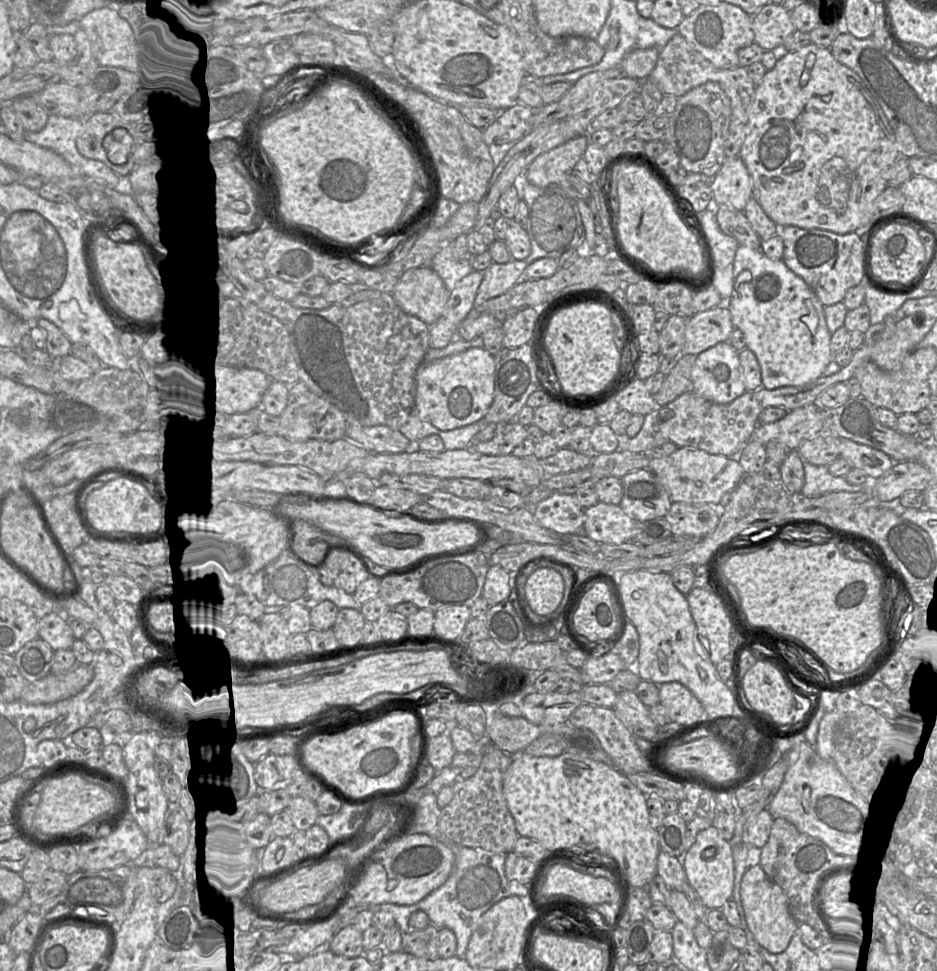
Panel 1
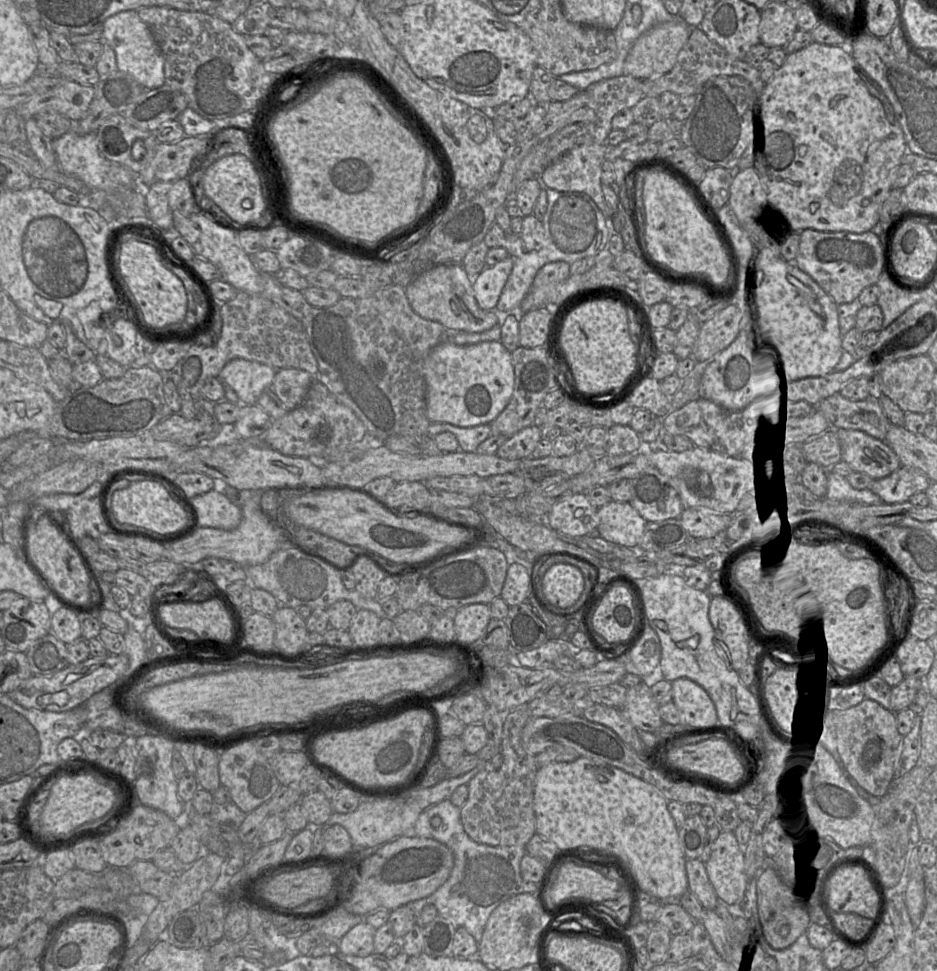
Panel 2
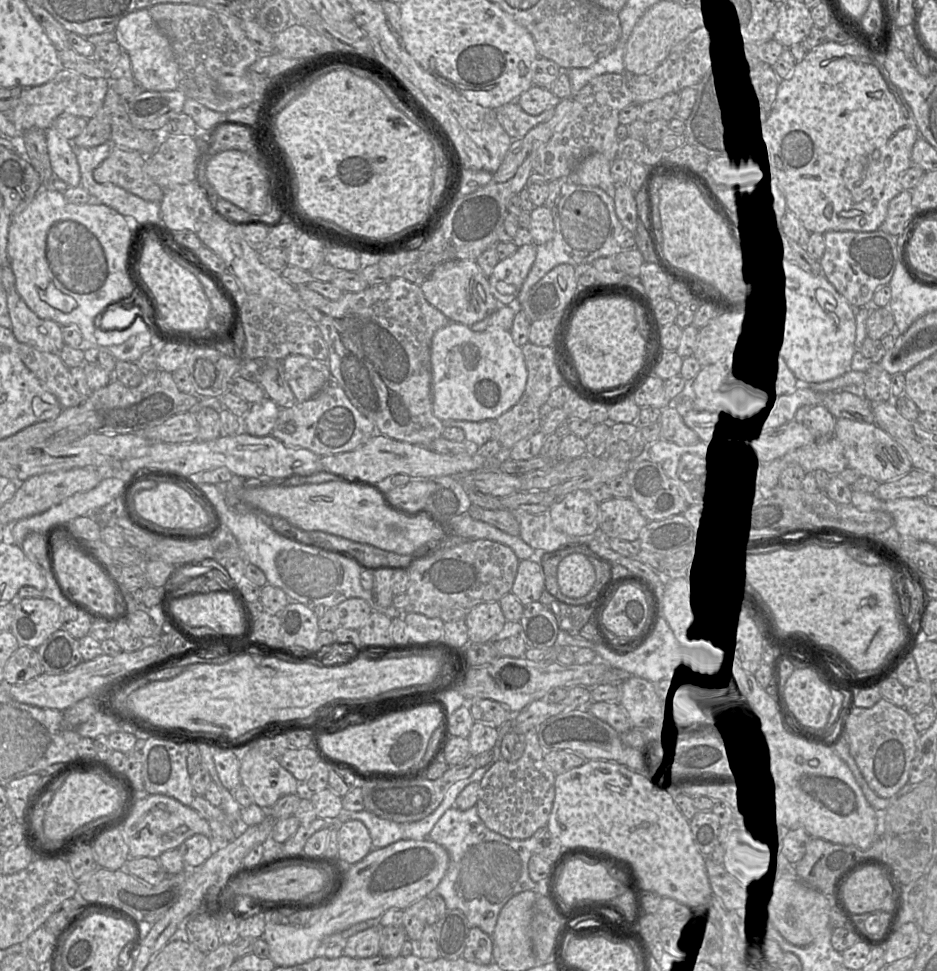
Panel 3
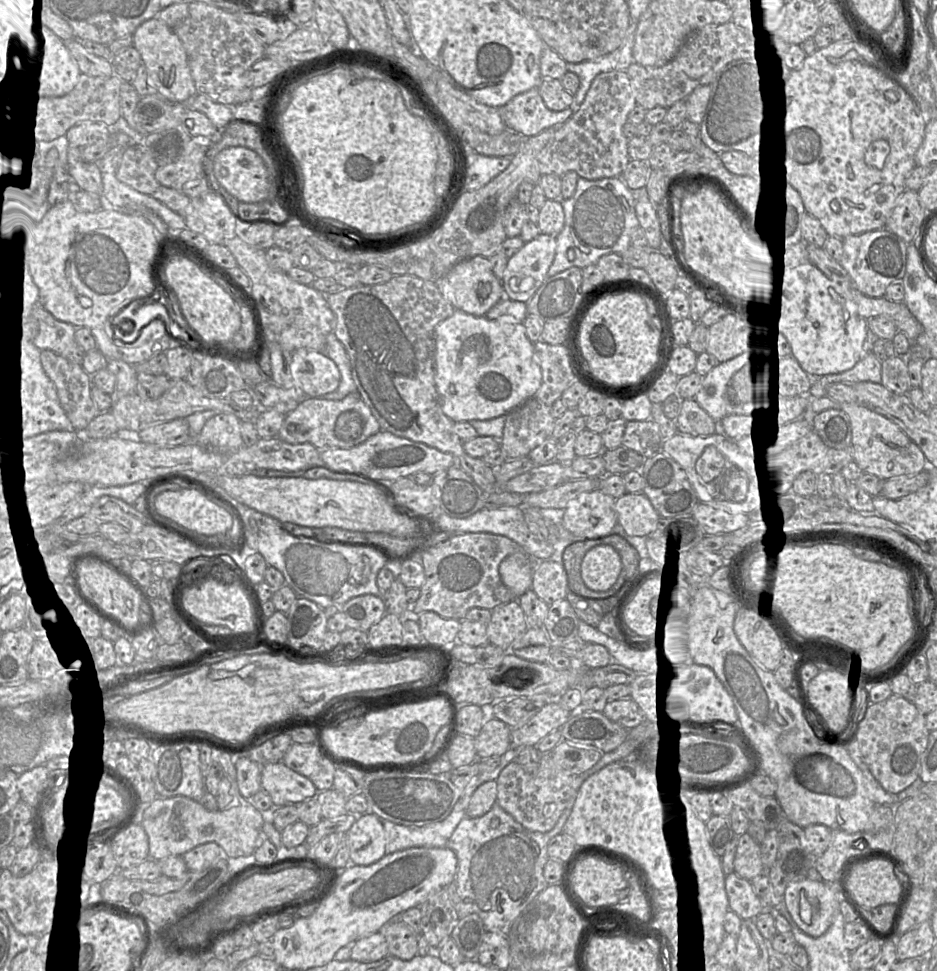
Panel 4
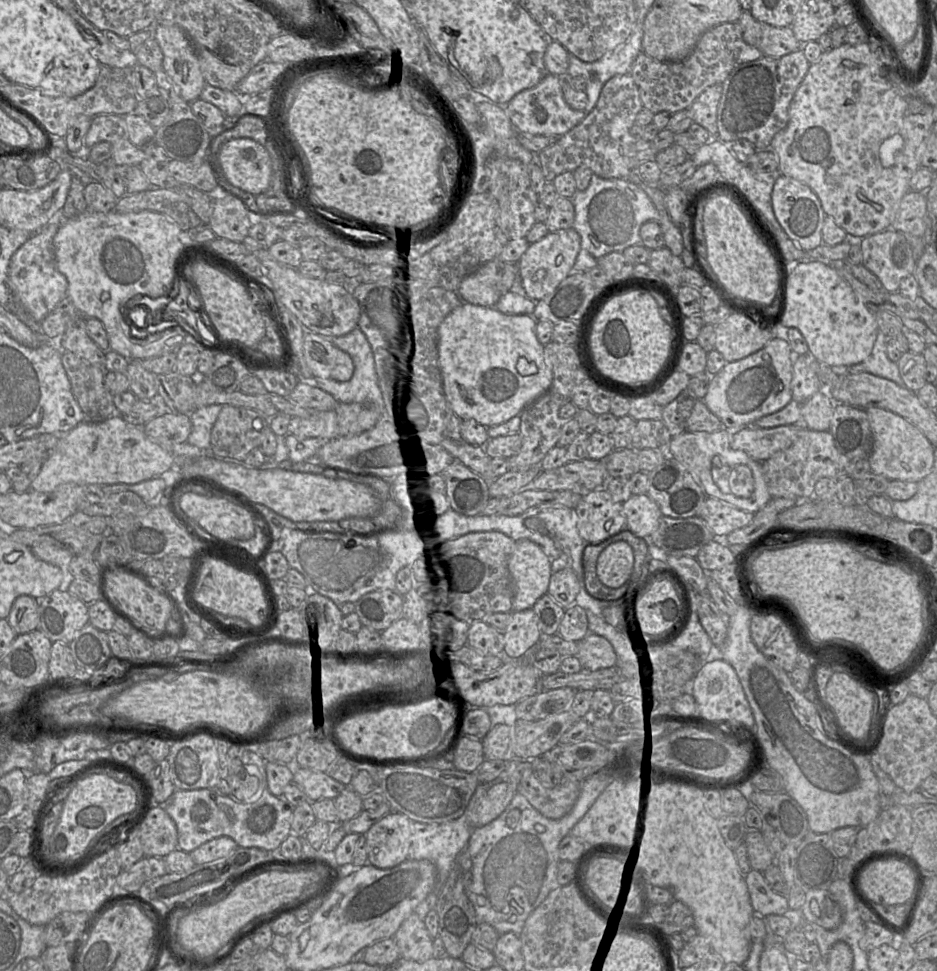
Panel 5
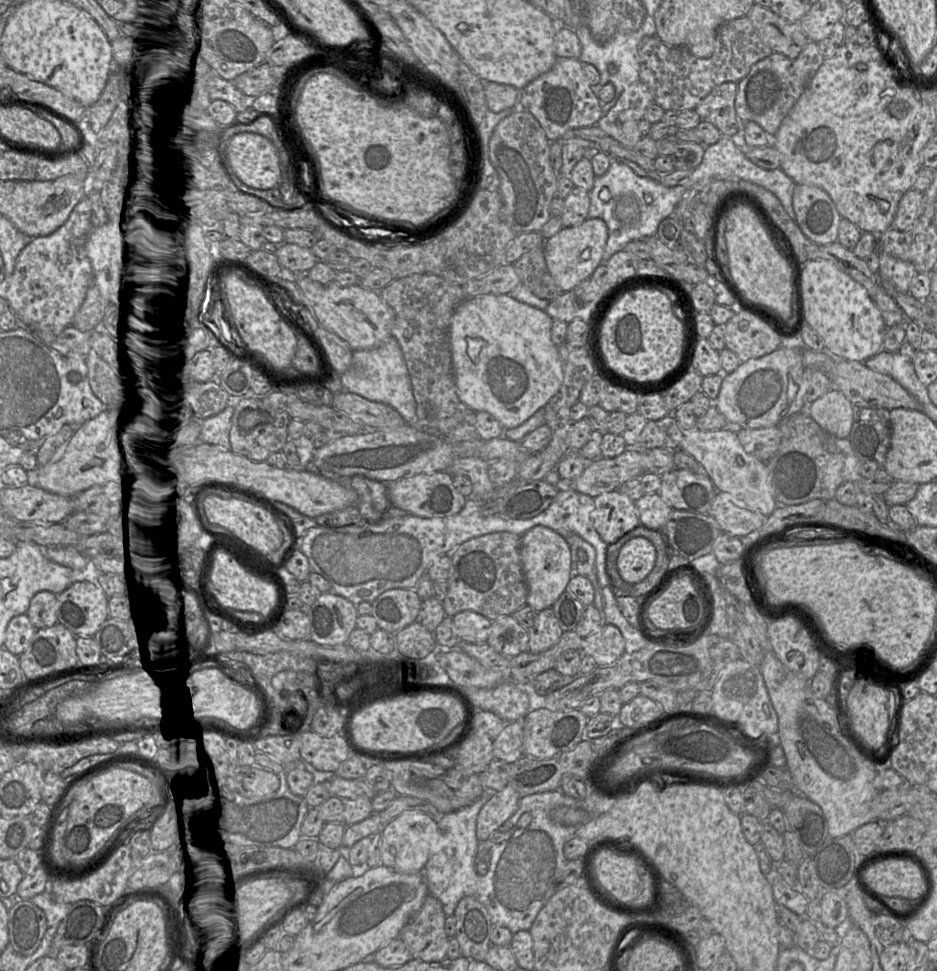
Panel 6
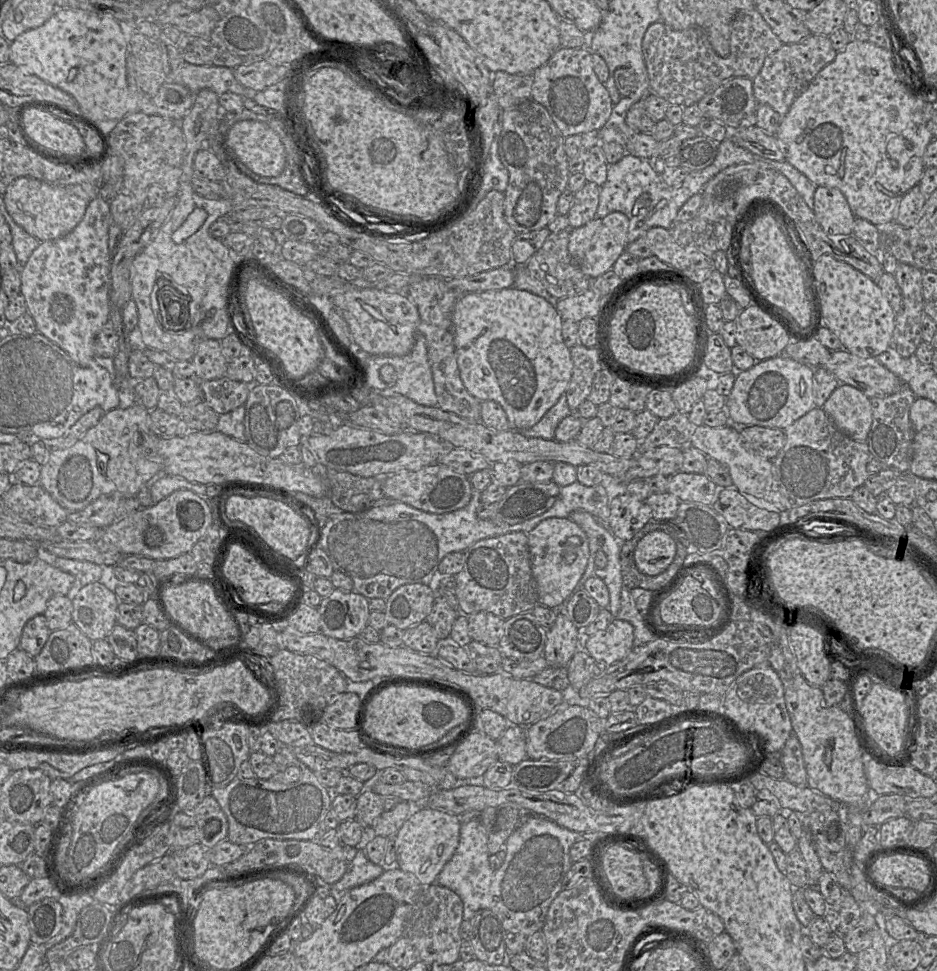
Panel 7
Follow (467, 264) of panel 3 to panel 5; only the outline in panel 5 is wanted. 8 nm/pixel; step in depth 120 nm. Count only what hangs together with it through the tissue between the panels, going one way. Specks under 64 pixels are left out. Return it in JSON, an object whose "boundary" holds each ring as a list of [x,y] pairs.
{"boundary":[[[494,259],[466,276],[460,283],[457,293],[464,303],[495,307],[502,296],[498,290],[497,275],[498,259]]]}

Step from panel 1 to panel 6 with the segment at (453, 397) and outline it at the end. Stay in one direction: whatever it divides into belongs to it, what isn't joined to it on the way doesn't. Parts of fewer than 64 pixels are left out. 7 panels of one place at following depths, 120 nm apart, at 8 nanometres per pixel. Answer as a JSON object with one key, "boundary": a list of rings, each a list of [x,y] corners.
{"boundary":[[[485,294],[468,297],[465,301],[460,303],[450,321],[450,350],[452,354],[456,392],[459,400],[475,412],[485,411],[490,413],[505,429],[518,427],[537,410],[543,408],[559,391],[563,382],[563,370],[558,347],[551,340],[552,323],[553,319],[545,311],[519,302],[508,294]]]}

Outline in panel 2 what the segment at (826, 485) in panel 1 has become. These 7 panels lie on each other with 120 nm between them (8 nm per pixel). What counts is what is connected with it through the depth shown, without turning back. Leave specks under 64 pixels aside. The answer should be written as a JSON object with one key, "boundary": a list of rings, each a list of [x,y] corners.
{"boundary":[[[828,473],[826,497],[829,501],[848,502],[851,504],[883,503],[878,495],[870,489],[856,490],[846,478]]]}

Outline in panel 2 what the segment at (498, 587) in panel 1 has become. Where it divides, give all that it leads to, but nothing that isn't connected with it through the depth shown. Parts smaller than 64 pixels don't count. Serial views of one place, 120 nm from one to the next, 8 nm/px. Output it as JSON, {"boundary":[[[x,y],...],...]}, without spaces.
{"boundary":[[[529,562],[528,566],[511,563],[508,567],[500,597],[509,605],[527,601],[530,586],[538,567]]]}

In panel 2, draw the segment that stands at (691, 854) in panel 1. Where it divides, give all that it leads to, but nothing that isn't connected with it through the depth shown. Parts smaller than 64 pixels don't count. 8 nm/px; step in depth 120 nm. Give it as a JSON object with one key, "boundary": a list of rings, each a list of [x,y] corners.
{"boundary":[[[720,830],[705,870],[720,902],[733,905],[743,899],[747,888],[745,857],[733,831]]]}

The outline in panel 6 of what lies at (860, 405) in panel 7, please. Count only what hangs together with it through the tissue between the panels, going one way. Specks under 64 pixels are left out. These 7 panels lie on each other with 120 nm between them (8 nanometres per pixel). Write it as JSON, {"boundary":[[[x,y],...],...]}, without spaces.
{"boundary":[[[832,388],[805,407],[800,413],[809,414],[826,432],[848,438],[854,420],[855,406],[837,388]]]}

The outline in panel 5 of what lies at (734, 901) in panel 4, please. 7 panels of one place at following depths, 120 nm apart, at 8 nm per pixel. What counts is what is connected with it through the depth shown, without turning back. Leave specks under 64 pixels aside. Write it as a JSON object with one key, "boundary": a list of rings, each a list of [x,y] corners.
{"boundary":[[[752,869],[745,875],[745,882],[756,915],[784,915],[789,910],[787,898],[771,889],[762,872]]]}

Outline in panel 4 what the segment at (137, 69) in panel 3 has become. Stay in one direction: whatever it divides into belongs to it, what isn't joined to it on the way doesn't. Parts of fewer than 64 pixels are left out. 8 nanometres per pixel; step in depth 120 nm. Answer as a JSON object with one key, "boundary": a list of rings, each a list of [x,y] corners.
{"boundary":[[[158,17],[143,22],[132,34],[133,46],[139,51],[147,73],[147,84],[164,98],[187,103],[197,89],[188,64],[186,50],[177,34]]]}

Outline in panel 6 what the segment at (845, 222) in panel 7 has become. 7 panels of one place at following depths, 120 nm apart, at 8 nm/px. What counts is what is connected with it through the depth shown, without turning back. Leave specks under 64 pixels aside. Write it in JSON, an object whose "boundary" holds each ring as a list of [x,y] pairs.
{"boundary":[[[796,184],[792,206],[798,226],[811,241],[821,245],[837,241],[842,216],[825,190]]]}

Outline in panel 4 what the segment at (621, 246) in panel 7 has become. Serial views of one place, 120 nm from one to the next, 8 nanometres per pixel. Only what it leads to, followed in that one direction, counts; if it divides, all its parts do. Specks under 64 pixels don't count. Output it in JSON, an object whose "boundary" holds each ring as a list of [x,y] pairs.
{"boundary":[[[539,234],[509,258],[501,279],[505,296],[527,303],[548,277],[556,252],[556,237]]]}

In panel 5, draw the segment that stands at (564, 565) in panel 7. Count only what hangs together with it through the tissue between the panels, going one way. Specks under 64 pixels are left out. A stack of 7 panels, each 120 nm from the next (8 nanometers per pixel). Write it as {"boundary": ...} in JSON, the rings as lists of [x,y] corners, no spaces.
{"boundary":[[[527,539],[515,541],[507,566],[513,584],[511,612],[531,609],[547,593],[551,562],[538,544]]]}

